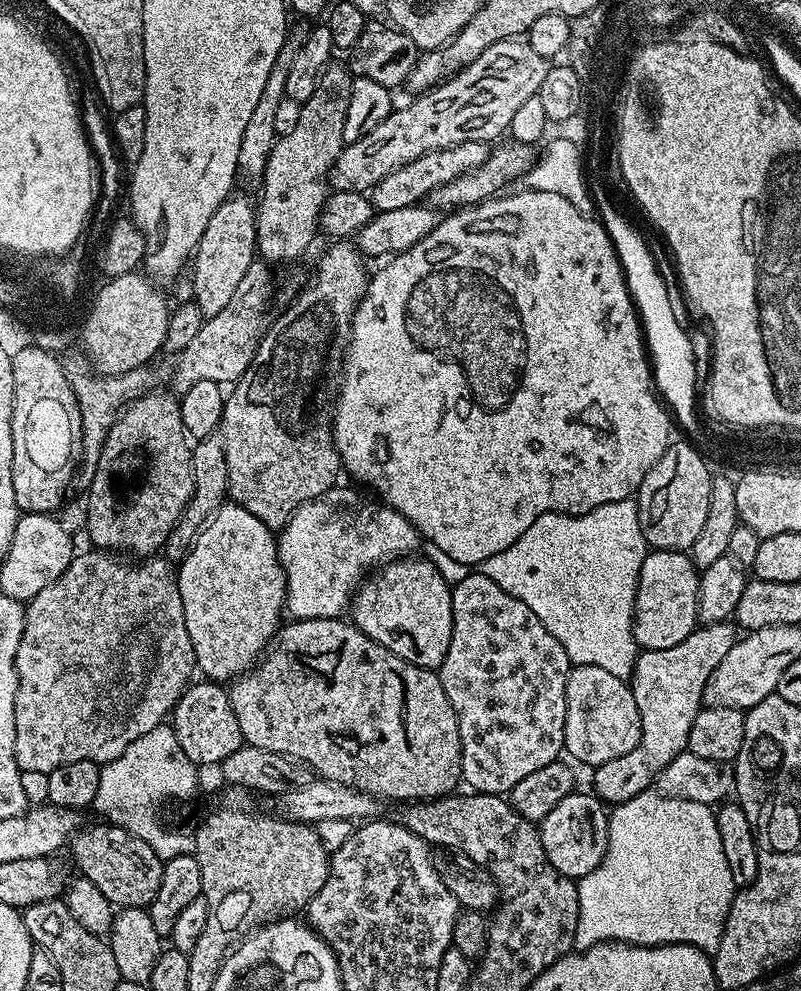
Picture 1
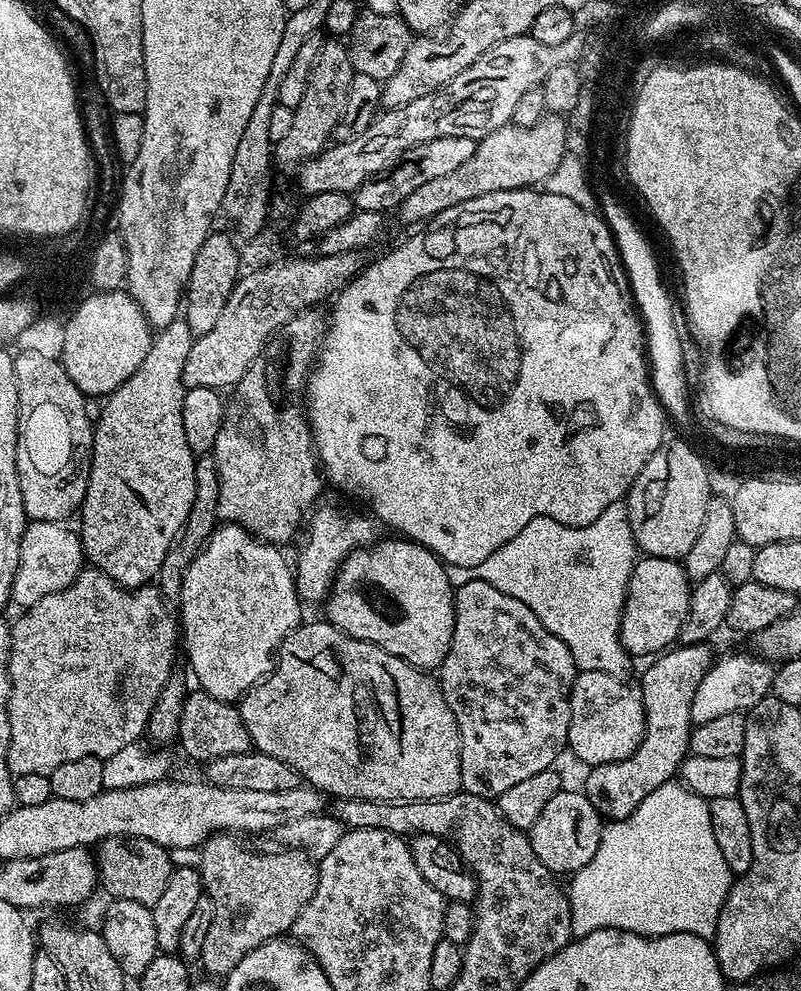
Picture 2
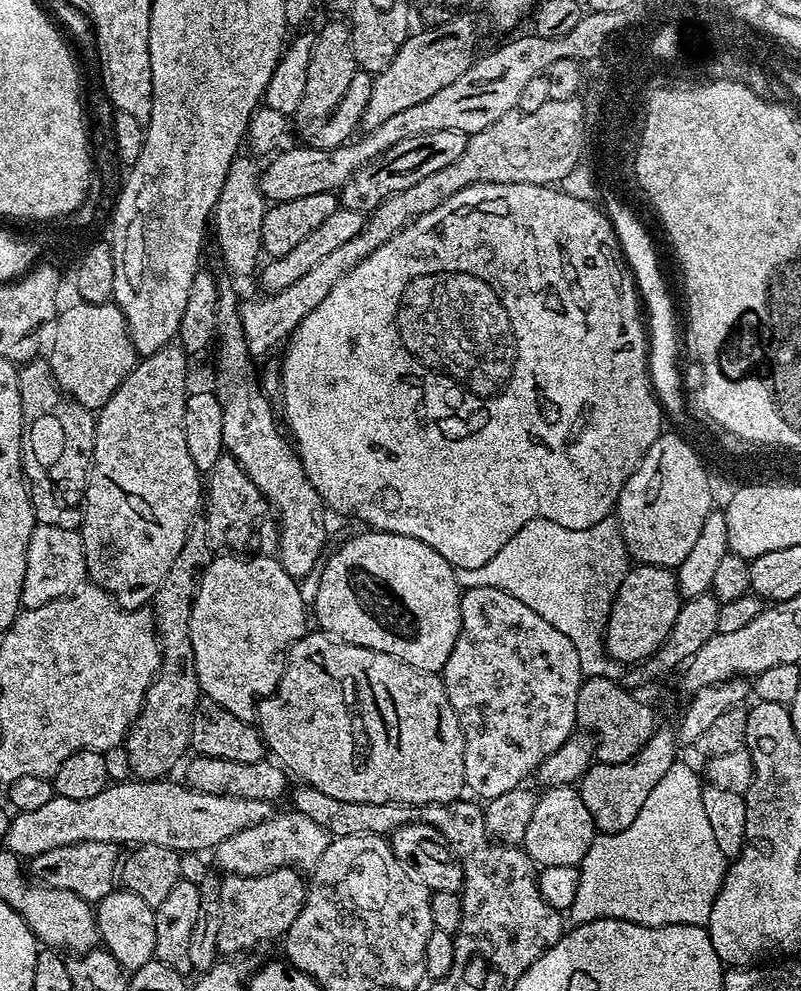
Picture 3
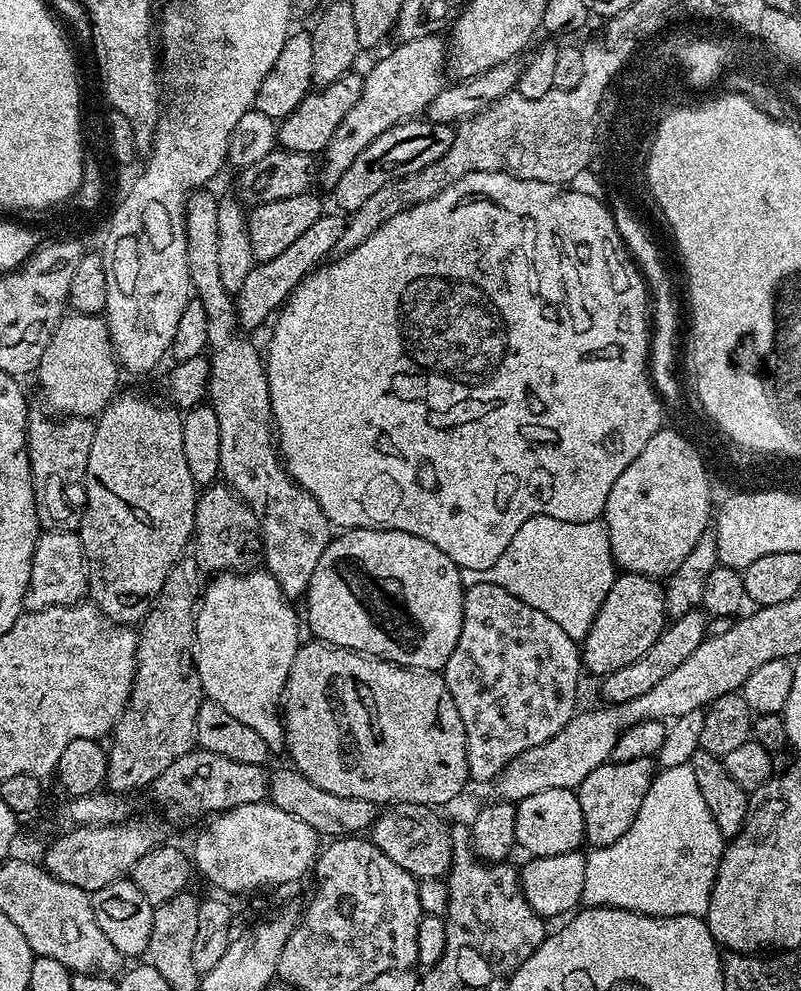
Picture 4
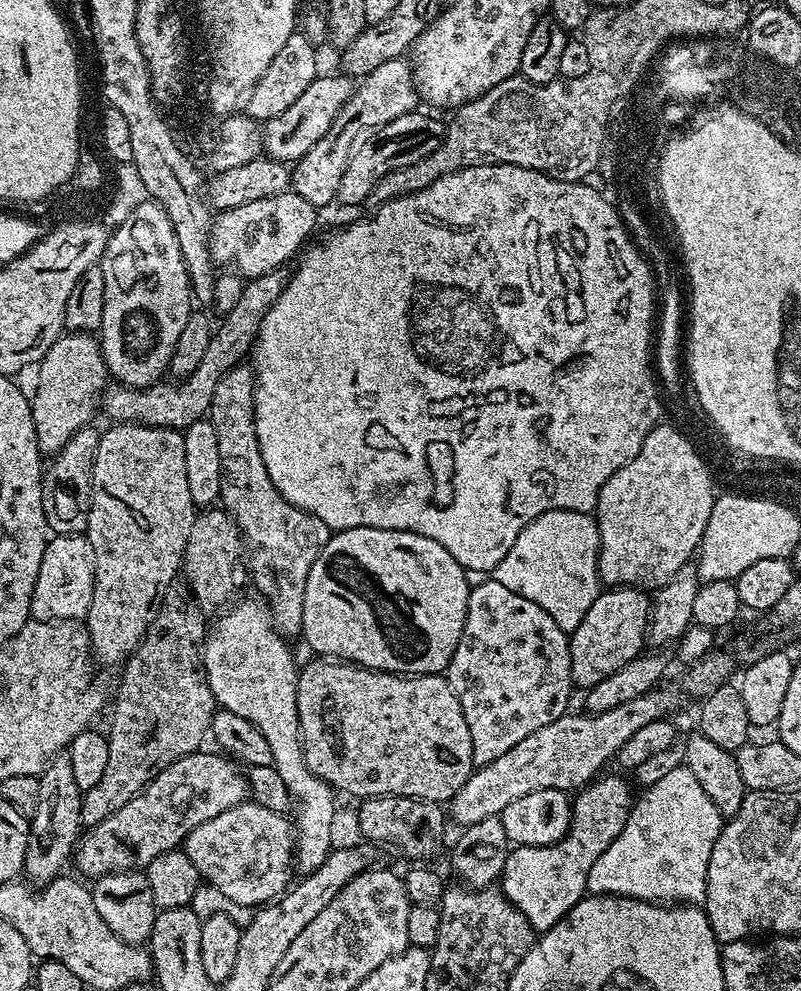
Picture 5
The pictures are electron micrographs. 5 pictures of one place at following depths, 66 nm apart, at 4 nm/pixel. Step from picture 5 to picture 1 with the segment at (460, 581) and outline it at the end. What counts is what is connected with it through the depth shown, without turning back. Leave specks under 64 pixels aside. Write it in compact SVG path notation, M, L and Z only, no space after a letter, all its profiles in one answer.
M413 554L377 567L357 587L350 605L350 620L398 658L419 668L438 670L446 650L450 650L452 588L438 574L438 566L432 560L418 557Z

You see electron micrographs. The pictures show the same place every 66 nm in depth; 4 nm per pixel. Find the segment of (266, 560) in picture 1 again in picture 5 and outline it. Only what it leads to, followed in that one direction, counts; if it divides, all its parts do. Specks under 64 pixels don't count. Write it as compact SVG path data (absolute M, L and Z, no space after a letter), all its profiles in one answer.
M237 599L231 607L221 611L215 617L216 625L213 628L211 625L207 629L202 645L204 673L217 705L230 710L230 714L238 714L238 718L246 718L246 722L258 726L258 730L262 730L262 738L266 738L266 743L270 745L272 767L278 770L278 775L281 776L282 782L288 788L289 796L294 801L294 813L296 812L296 816L294 815L294 868L297 873L310 874L318 870L322 862L326 862L329 852L334 847L332 819L336 816L335 798L337 797L334 795L332 785L315 776L306 766L304 747L300 741L298 698L296 697L298 663L296 664L291 650L288 649L289 641L272 627L272 617L267 603L263 599L255 599Z

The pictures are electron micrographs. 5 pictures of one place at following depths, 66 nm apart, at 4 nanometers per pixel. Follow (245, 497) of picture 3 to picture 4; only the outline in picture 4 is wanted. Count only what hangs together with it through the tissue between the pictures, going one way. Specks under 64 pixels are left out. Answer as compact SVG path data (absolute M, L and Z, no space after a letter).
M223 482L205 487L196 501L196 530L194 533L195 555L205 569L213 568L219 574L229 570L244 570L249 567L244 556L261 551L262 537L256 523L256 516L248 505Z

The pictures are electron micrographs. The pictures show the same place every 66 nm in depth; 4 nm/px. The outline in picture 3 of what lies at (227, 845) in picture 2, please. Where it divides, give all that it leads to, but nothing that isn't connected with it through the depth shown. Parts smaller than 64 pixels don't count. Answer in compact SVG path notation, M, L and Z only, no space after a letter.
M279 868L261 876L225 875L218 894L222 910L218 952L232 958L237 955L235 952L244 952L267 940L279 941L287 936L290 926L294 926L294 918L298 918L304 905L306 880L300 876L303 875L295 868Z

